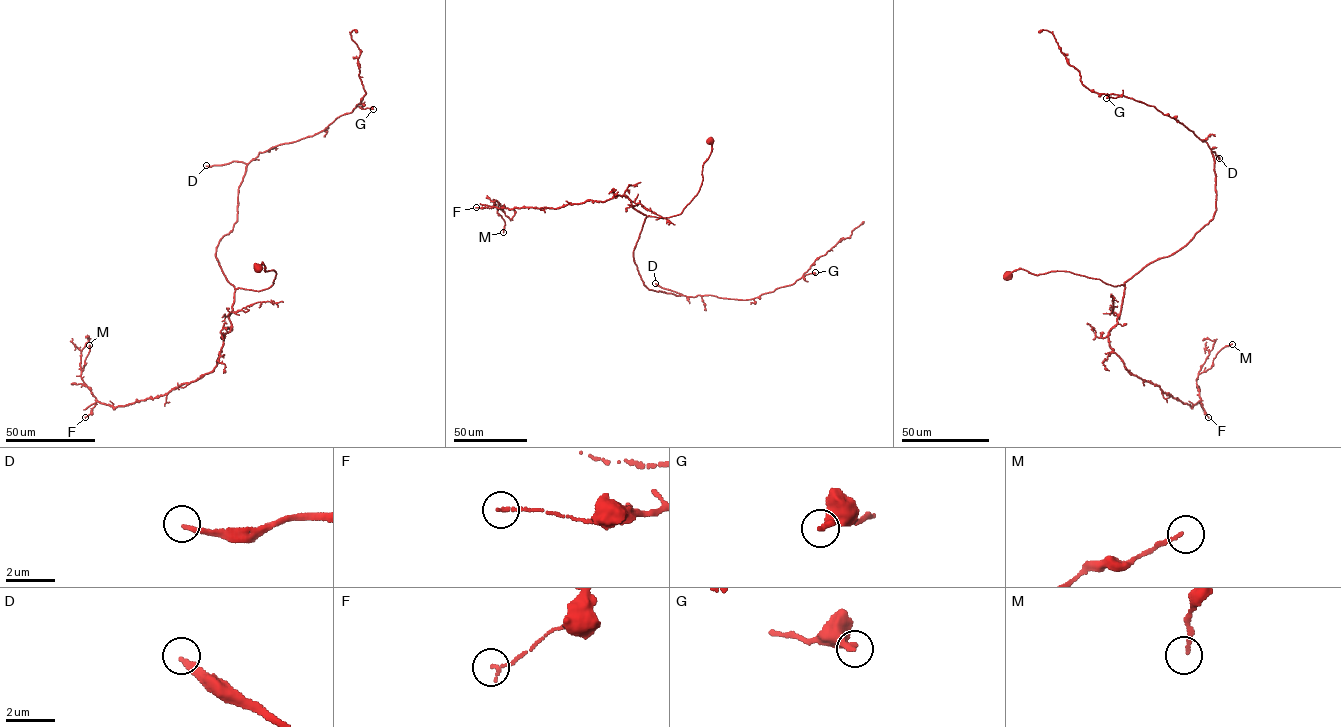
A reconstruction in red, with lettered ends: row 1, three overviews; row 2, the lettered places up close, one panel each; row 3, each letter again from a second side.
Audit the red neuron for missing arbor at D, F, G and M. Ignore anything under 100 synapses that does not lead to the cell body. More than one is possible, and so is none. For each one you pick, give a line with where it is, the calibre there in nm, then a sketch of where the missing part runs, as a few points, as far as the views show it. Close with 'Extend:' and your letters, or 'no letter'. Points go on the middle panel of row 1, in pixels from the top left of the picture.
D: (655, 283) | 220 nm | (655, 283), (627, 288), (602, 309), (580, 315), (560, 314), (528, 300), (530, 273), (524, 266), (530, 257)
Extend: D

